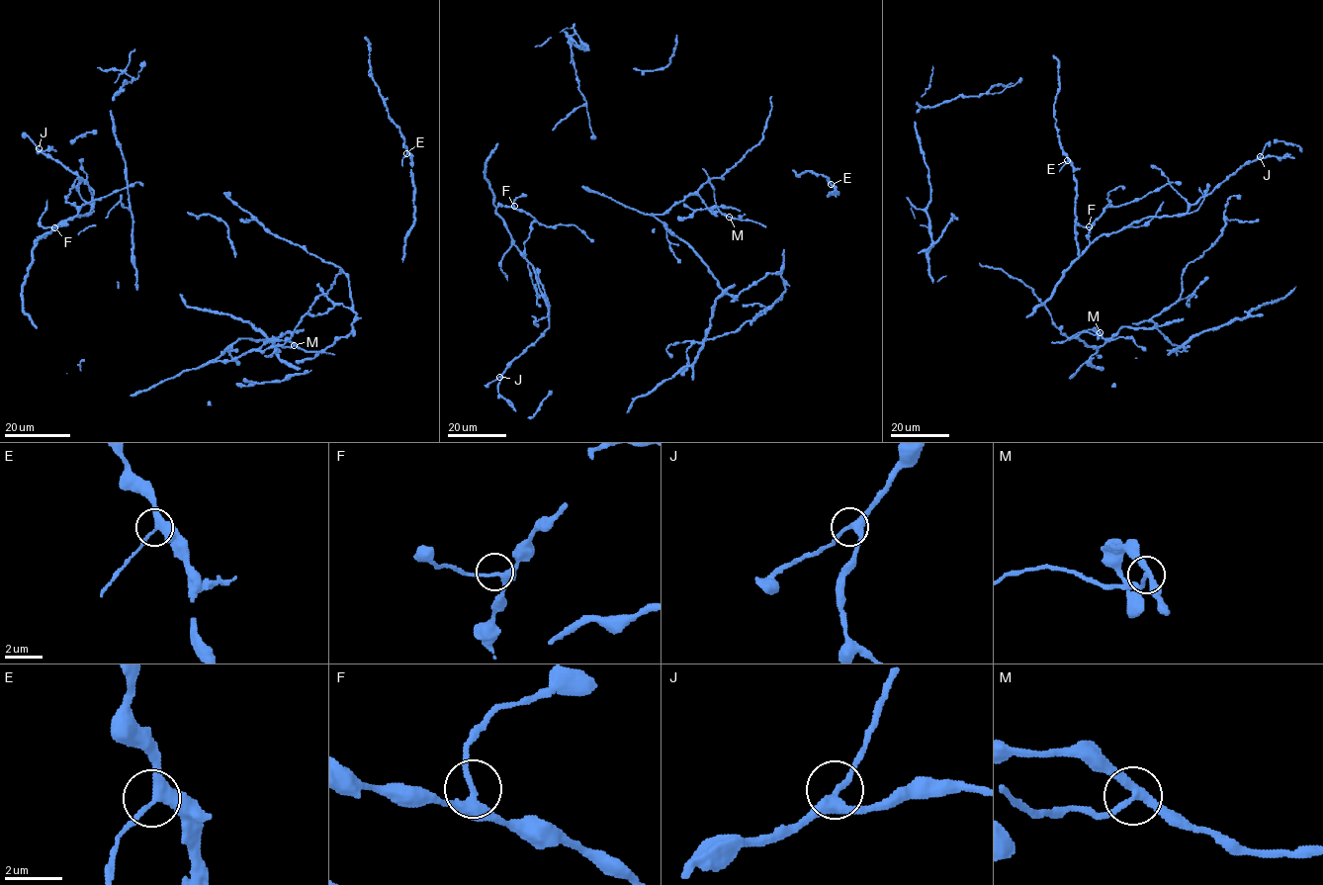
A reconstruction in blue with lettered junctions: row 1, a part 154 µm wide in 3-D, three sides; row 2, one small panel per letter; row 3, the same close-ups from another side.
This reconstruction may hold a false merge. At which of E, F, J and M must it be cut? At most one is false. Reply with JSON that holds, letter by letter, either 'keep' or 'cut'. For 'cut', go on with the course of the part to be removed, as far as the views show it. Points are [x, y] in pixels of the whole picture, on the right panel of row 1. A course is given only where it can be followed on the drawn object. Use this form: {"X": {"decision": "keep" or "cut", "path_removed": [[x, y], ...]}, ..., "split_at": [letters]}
{"E": {"decision": "keep"}, "F": {"decision": "keep"}, "J": {"decision": "keep"}, "M": {"decision": "cut", "path_removed": [[1100, 333], [1078, 332], [1064, 341], [1051, 342]]}, "split_at": ["M"]}

